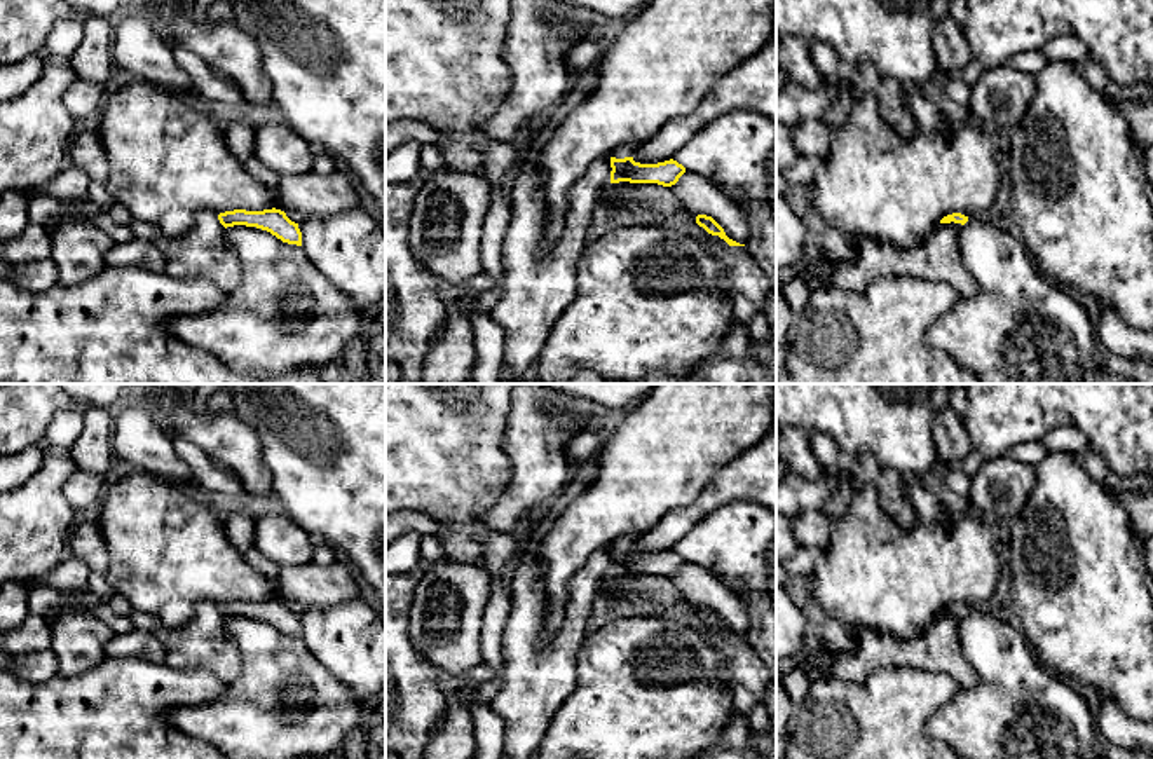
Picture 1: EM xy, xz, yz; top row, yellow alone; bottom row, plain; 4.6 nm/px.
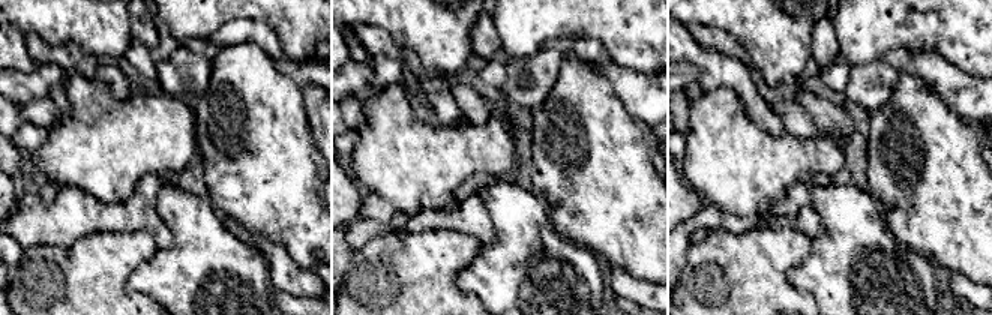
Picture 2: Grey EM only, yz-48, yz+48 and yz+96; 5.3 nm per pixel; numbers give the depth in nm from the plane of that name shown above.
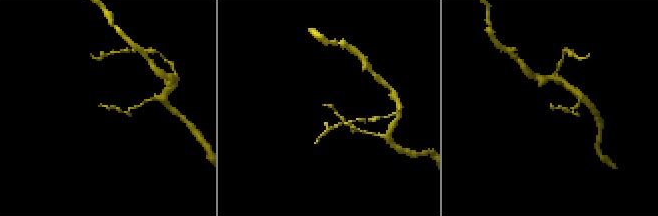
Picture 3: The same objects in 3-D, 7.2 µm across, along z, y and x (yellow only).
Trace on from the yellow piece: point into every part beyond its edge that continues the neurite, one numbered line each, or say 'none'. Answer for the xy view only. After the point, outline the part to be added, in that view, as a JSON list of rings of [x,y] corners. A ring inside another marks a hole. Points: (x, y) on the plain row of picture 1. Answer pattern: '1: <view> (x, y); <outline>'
none

